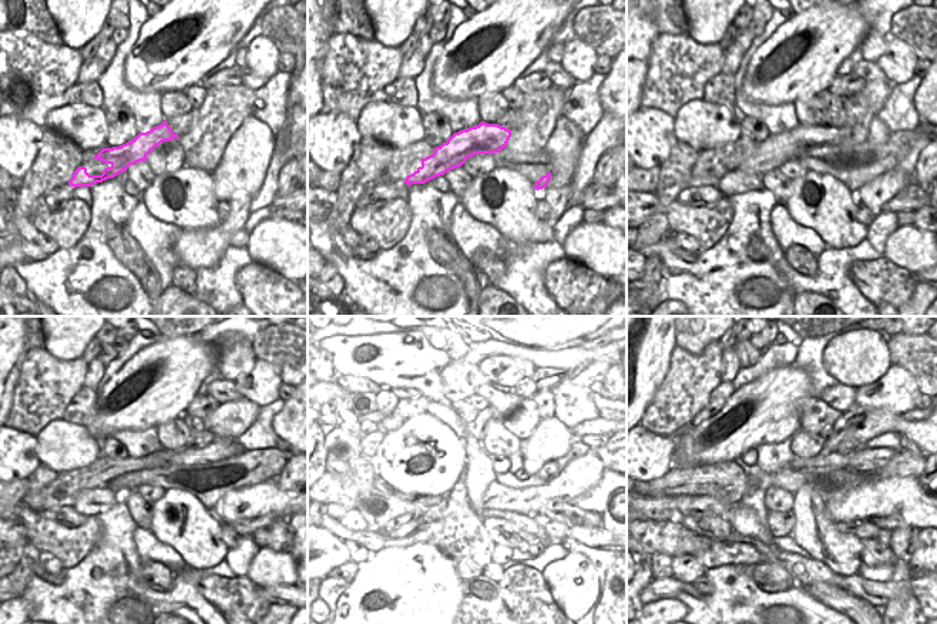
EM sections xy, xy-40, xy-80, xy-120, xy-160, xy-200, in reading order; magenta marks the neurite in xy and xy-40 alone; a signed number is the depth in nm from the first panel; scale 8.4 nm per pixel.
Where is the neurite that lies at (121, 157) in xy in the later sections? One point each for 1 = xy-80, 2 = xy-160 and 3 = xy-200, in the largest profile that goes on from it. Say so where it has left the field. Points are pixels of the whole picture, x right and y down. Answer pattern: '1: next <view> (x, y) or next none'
1: next xy-80 (791, 144)
2: next xy-160 (566, 466)
3: next xy-200 (882, 463)

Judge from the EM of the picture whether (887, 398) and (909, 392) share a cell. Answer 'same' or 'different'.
same

